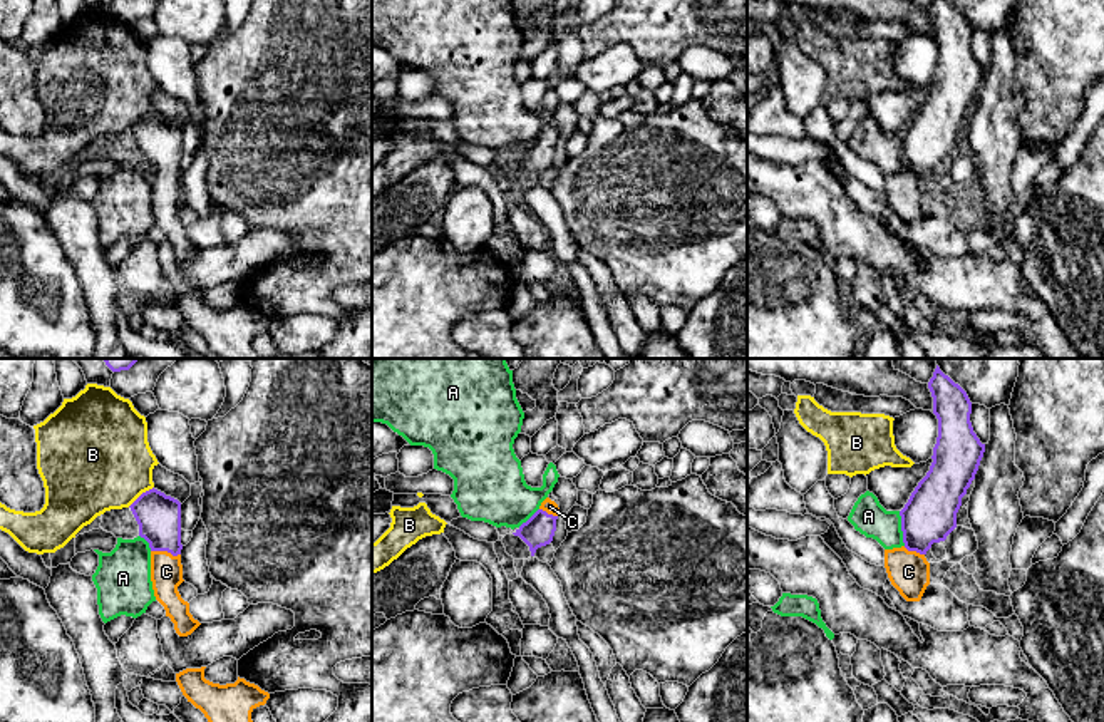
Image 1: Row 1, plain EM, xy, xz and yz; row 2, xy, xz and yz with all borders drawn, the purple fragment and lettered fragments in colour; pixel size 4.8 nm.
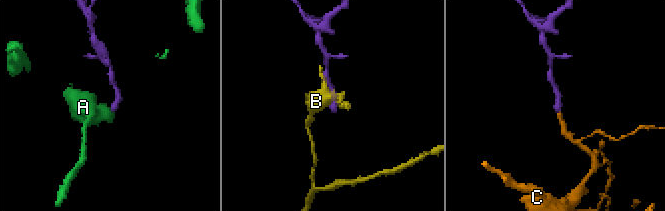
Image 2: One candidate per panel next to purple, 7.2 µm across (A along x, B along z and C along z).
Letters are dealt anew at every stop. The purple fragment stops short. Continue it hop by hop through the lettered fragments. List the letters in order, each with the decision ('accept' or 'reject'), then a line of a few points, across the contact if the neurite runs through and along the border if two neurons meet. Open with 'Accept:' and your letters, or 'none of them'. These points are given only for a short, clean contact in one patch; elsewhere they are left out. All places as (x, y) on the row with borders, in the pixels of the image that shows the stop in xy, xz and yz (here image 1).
Accept: C
A: reject; line yz (898, 511), (905, 545)
B: reject
C: accept; line xy (158, 515), (166, 550), (166, 572)

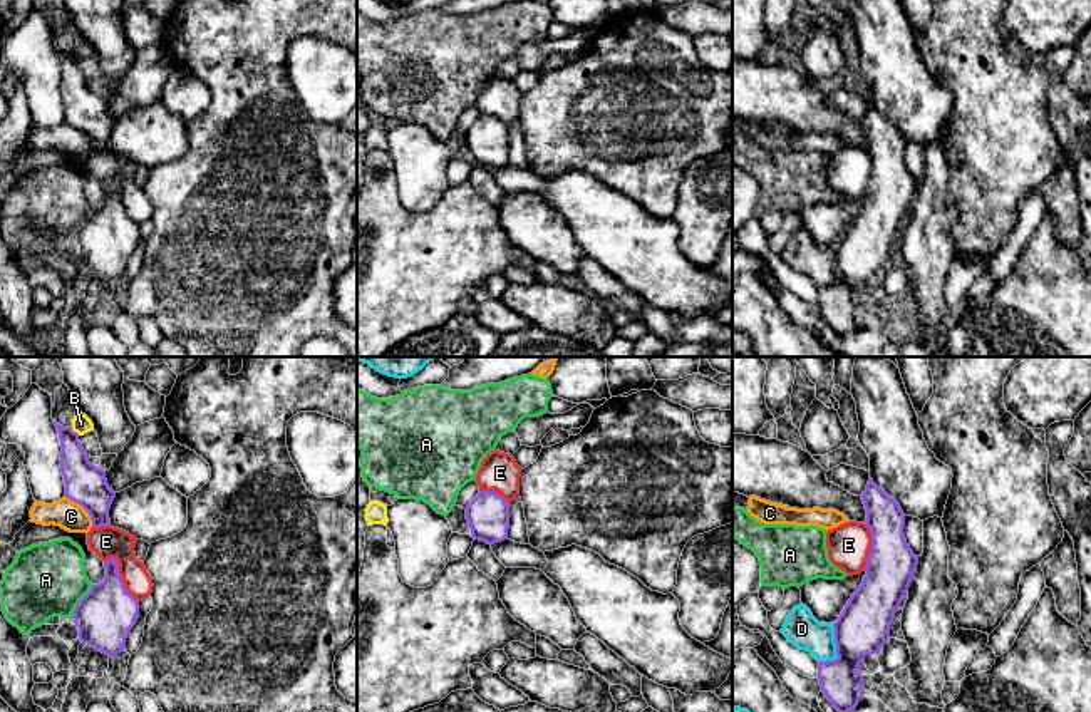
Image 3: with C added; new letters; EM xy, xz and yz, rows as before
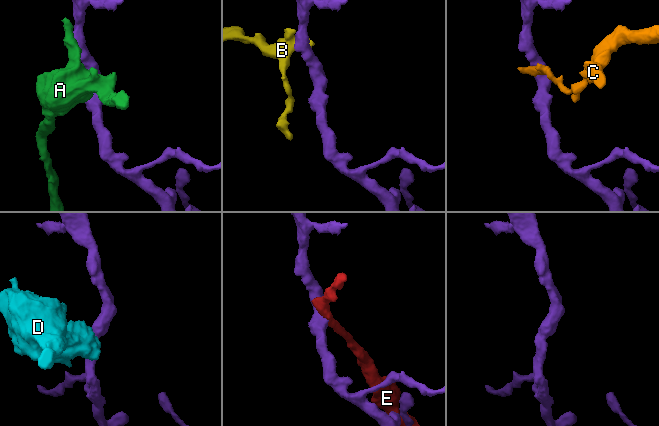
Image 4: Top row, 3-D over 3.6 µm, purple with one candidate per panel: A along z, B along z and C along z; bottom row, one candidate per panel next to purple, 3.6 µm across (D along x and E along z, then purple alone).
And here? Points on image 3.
Accept: none of them
A: reject
B: reject; line xy (71, 428), (79, 434)
C: reject; line xy (66, 496), (87, 513), (93, 526)
D: reject
E: reject; line xy (108, 558), (116, 560), (124, 588), (138, 602)

